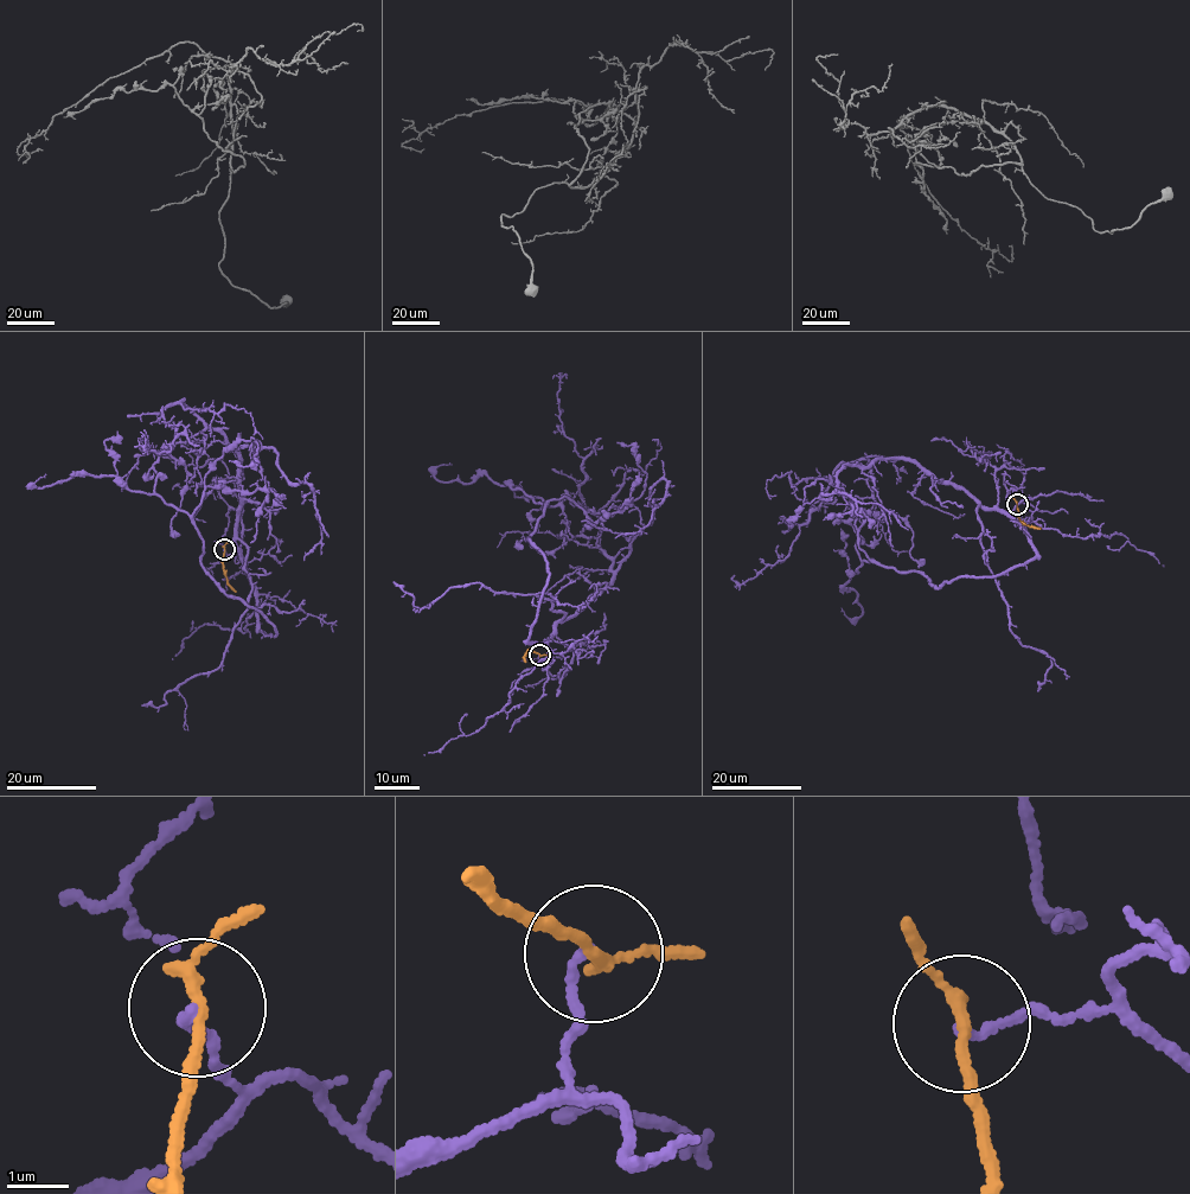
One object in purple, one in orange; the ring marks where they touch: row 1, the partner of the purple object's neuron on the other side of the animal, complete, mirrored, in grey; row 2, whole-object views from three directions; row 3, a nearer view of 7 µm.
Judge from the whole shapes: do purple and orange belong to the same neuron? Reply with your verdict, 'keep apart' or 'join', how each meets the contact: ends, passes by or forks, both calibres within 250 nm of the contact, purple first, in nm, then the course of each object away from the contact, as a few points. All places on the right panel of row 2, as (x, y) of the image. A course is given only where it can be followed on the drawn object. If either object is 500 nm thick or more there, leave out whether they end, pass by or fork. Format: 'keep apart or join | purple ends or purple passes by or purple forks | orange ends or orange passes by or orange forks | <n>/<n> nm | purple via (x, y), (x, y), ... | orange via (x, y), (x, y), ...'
keep apart | purple ends | orange passes by | 130/190 nm | purple via (1017, 503), (1032, 498), (1010, 518), (1035, 557), (939, 587), (861, 560), (850, 523), (890, 509), (925, 559) | orange via (1017, 503), (1019, 518), (1042, 529)

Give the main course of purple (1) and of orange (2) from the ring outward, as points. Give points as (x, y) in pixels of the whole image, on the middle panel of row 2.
1: (539, 655), (531, 496), (560, 505), (564, 544), (522, 549)
2: (539, 655), (531, 649), (525, 653), (525, 662)

